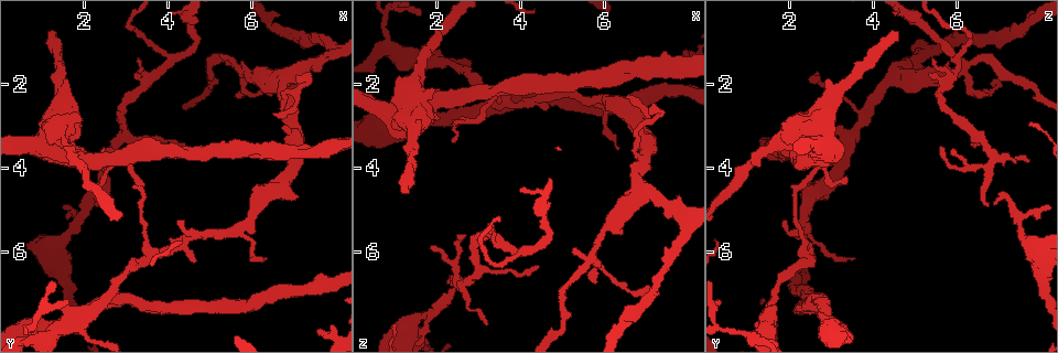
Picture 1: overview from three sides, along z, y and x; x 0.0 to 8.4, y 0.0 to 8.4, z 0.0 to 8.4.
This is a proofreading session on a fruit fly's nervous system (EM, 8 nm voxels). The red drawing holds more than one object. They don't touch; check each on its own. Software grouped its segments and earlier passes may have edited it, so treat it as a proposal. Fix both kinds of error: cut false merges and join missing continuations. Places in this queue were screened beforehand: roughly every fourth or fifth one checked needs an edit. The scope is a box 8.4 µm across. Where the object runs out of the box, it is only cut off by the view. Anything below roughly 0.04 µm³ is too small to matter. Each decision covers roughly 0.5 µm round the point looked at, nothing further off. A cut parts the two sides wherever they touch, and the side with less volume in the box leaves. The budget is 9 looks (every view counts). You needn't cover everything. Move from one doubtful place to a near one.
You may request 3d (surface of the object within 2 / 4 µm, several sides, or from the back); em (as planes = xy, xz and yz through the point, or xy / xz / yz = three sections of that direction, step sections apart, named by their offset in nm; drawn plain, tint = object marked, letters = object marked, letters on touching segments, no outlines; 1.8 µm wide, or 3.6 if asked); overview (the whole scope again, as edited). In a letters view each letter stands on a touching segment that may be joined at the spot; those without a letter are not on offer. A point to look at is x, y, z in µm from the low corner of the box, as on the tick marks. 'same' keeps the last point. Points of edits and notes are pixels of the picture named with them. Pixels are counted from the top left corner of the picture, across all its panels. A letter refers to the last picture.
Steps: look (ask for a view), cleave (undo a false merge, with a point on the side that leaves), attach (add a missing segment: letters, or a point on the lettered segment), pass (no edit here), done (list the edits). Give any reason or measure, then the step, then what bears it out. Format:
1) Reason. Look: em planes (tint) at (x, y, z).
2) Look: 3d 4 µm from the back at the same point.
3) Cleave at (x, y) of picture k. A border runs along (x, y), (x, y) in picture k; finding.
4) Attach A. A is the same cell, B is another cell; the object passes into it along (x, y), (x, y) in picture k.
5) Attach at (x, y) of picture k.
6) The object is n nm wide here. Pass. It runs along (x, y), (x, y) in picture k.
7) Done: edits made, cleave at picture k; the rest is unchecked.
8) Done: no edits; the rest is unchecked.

Tapers out. Look: 3d 4 µm at (4.40, 3.45, 6.40).

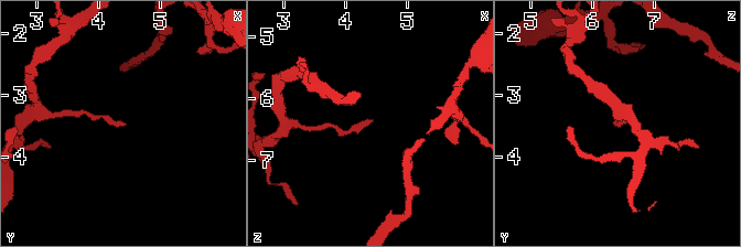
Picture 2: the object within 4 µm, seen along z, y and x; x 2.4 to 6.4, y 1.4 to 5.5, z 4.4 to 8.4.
Shape alone is not enough. Look: em planes (letters) at (4.45, 3.45, 6.35).

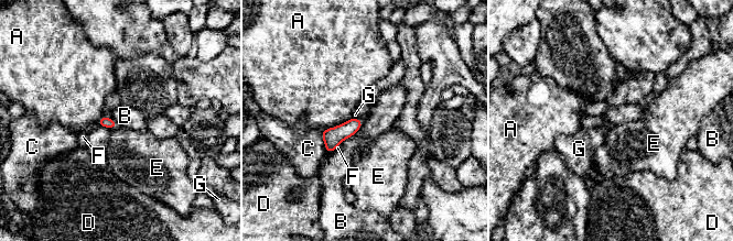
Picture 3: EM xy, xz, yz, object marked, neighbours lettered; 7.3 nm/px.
The object is 80 nm wide here. Pass. A, B, C, D, E, F and G are other cells; a border runs along (362, 120), (362, 126), (341, 142) in picture 3; none of them fits.

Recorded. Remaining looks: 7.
Three arms meet. Look: 3d 4 µm at (4.10, 1.45, 5.95).

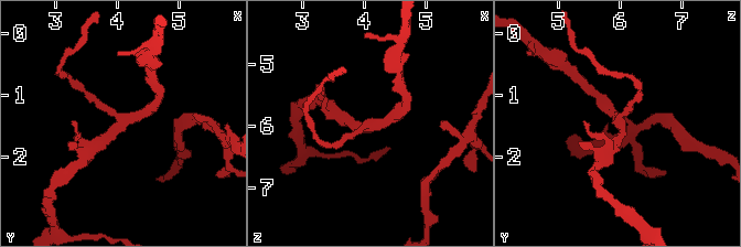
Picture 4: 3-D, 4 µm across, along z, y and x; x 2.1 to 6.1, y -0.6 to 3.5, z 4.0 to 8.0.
3 arms meet here. Look: em xy step 16 (letters) at (4.10, 1.45, 5.95).

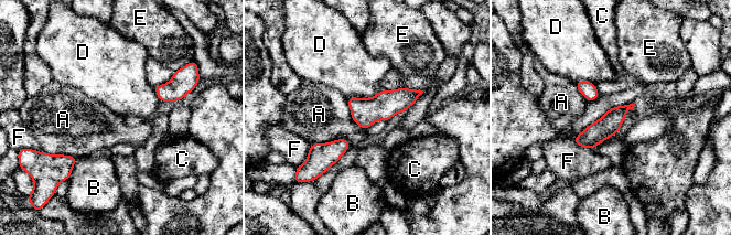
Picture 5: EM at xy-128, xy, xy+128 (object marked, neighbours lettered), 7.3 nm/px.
Cut it another way. Look: em planes (letters) at the same point.

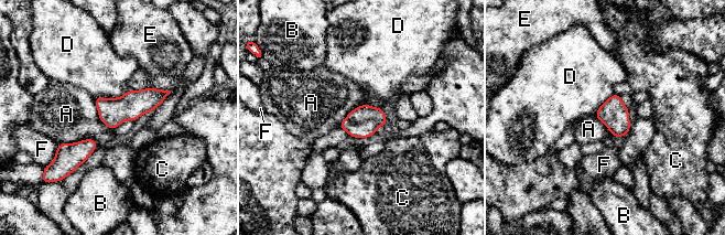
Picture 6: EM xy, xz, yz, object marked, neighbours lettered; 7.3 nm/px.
Pass. A, B, C, D, E and F are other cells; a border runs along (60, 143), (92, 138), (98, 146) in picture 6; all the same neuron.

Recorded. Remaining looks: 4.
Calibre changes. Look: em 3.6 µm planes (letters) at (1.40, 5.75, 7.65).

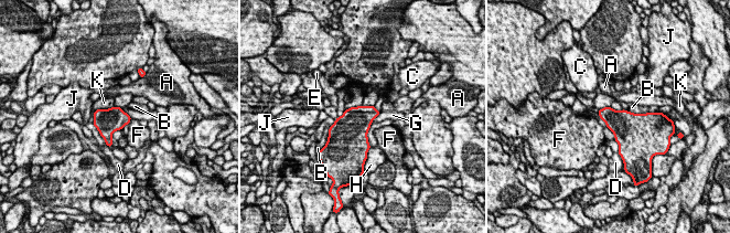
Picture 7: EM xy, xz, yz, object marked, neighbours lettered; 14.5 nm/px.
The object is 340 nm wide here. Pass. A, B, C, D, E, F, G, H, J and K are other cells; a border runs along (380, 112), (371, 123) in picture 7; one neuron here.

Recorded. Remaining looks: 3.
Sharp bend. Look: em xz step 4 (letters) at (0.85, 7.95, 0.90).

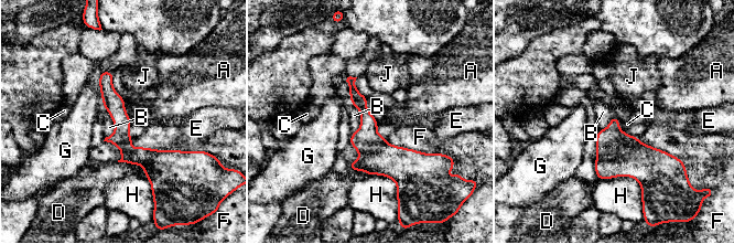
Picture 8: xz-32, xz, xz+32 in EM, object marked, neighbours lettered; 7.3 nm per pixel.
Pass. A, B, C, D, E, F, G, H and J are other cells; it runs along (104, 74), (121, 139), (155, 178) in picture 8; one neuron here.

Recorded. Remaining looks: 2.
Done: no edits; the rest is unchecked.

